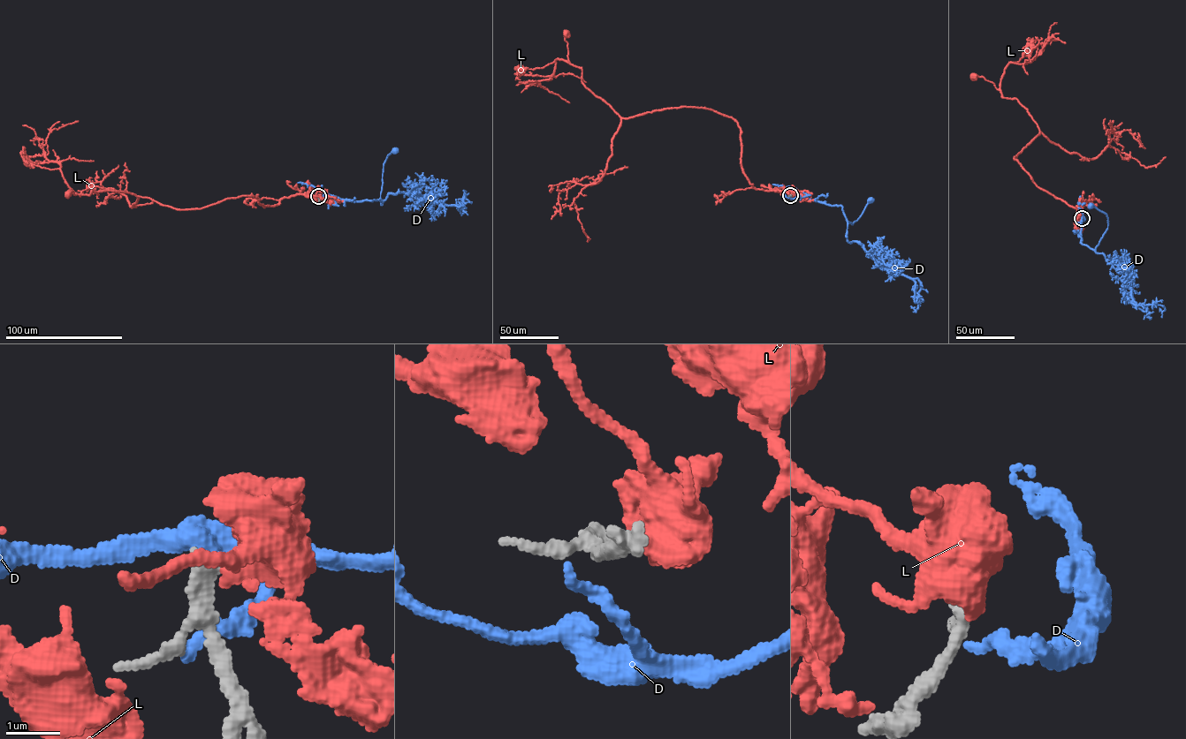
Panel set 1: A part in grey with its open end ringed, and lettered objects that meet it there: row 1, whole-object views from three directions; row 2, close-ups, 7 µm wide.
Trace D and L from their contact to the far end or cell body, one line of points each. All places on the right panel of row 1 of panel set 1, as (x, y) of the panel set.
D: (1082, 220), (1084, 221), (1082, 218), (1081, 242), (1095, 251), (1107, 229), (1108, 220), (1106, 214), (1090, 205)
L: (1082, 218), (1081, 205), (1069, 206), (1038, 187), (1014, 159), (1039, 131), (1027, 109), (973, 76)

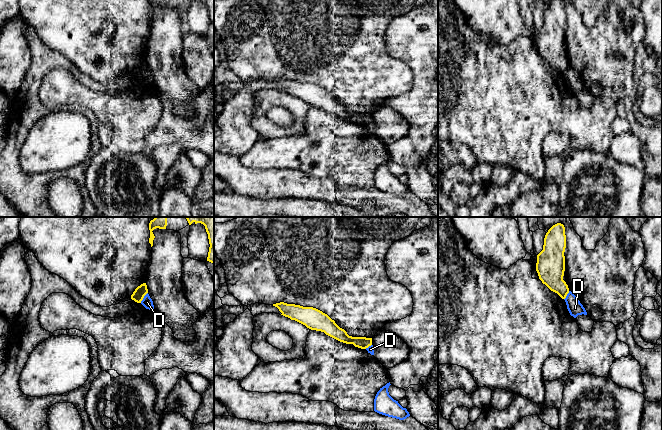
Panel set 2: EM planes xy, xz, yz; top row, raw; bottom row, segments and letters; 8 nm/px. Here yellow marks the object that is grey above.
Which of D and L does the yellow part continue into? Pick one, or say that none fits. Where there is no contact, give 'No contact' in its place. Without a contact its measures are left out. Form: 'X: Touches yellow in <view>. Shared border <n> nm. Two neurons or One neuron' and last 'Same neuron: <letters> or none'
D: Touches yellow in xy. Shared border 110 nm. Two neurons
L: No contact. Two neurons
Same neuron: none

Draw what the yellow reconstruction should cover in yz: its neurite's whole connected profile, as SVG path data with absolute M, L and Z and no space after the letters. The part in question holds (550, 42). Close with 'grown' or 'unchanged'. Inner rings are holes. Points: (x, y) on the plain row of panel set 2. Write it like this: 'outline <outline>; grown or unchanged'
outline M555 0L545 11L543 26L537 31L536 39L539 55L562 75L569 69L568 61L563 56L565 24L565 3L563 0Z; unchanged

